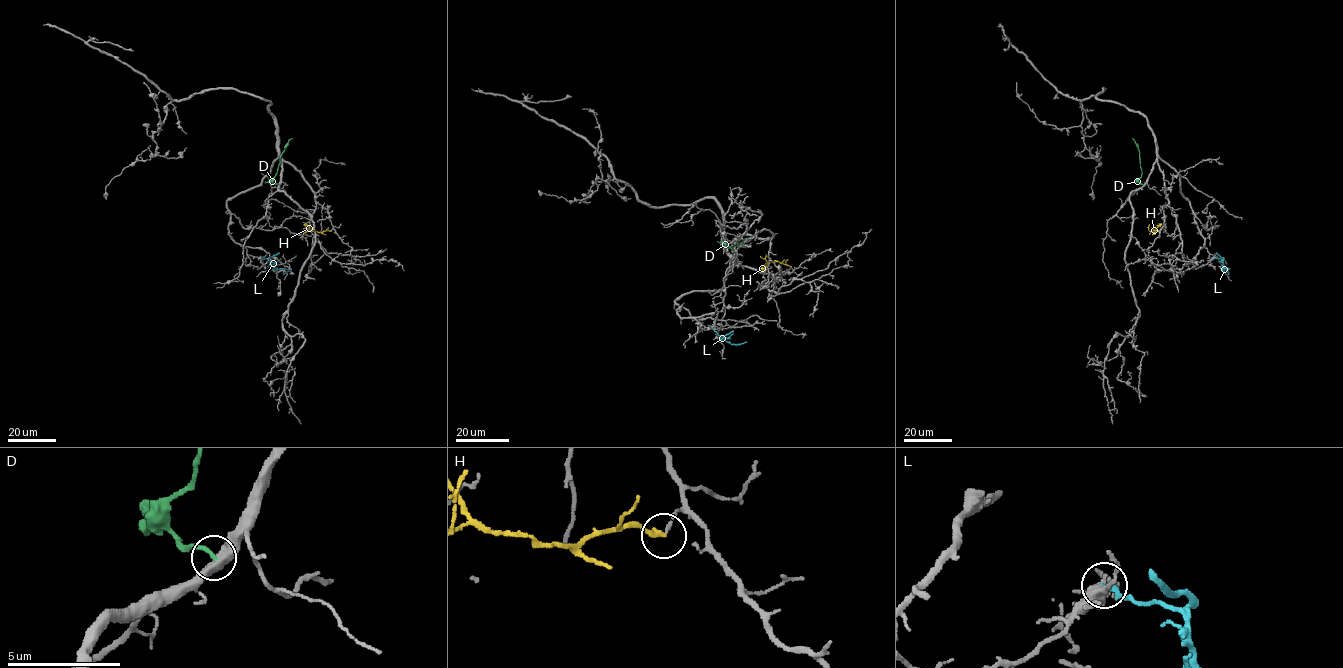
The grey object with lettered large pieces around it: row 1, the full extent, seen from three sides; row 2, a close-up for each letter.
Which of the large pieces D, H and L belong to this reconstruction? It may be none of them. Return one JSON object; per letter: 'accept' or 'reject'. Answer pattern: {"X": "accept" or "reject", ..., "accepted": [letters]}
{"D": "reject", "H": "reject", "L": "reject", "accepted": []}

